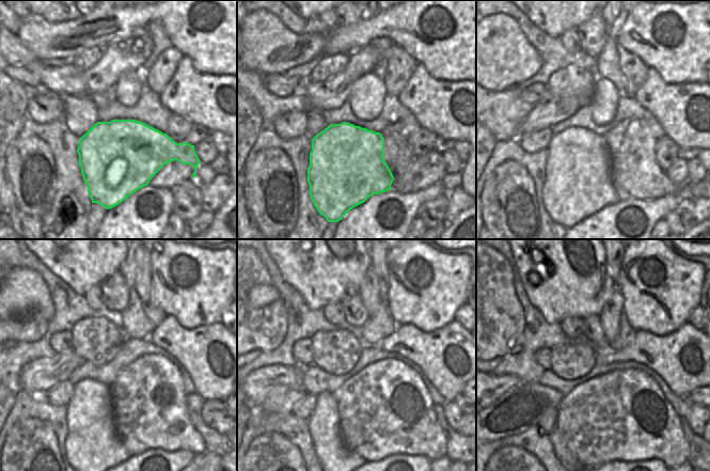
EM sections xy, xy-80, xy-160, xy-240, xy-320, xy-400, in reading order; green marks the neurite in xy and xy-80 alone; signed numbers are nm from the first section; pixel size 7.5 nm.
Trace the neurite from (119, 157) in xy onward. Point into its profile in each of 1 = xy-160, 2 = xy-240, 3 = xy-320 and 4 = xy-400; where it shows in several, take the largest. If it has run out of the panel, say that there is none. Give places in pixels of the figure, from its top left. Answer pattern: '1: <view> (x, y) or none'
1: xy-160 (578, 184)
2: xy-240 (92, 445)
3: xy-320 (324, 424)
4: xy-400 (563, 455)

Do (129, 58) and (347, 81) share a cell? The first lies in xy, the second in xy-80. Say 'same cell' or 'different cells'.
same cell

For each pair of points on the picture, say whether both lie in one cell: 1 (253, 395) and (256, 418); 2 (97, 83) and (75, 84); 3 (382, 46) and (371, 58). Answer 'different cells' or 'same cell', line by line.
1: different cells
2: different cells
3: different cells

